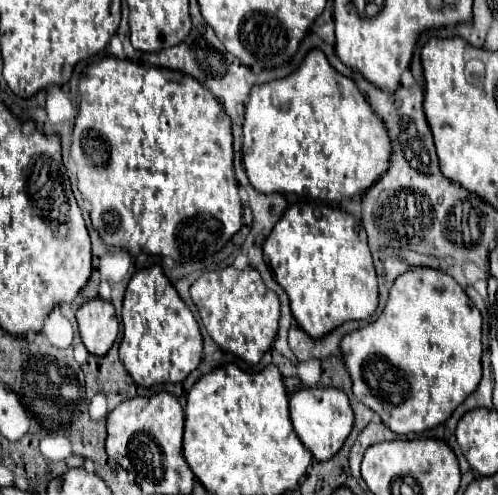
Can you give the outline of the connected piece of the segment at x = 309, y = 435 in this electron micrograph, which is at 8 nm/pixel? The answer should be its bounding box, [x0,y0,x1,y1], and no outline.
[289,389,353,461]

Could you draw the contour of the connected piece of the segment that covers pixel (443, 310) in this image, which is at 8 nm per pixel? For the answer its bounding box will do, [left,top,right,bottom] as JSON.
[339,267,481,435]

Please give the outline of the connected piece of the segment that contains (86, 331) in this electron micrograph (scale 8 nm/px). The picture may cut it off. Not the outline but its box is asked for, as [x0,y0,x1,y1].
[75,297,119,357]

